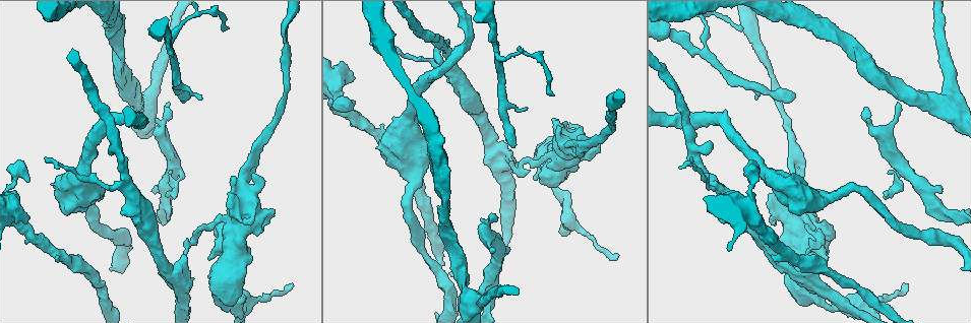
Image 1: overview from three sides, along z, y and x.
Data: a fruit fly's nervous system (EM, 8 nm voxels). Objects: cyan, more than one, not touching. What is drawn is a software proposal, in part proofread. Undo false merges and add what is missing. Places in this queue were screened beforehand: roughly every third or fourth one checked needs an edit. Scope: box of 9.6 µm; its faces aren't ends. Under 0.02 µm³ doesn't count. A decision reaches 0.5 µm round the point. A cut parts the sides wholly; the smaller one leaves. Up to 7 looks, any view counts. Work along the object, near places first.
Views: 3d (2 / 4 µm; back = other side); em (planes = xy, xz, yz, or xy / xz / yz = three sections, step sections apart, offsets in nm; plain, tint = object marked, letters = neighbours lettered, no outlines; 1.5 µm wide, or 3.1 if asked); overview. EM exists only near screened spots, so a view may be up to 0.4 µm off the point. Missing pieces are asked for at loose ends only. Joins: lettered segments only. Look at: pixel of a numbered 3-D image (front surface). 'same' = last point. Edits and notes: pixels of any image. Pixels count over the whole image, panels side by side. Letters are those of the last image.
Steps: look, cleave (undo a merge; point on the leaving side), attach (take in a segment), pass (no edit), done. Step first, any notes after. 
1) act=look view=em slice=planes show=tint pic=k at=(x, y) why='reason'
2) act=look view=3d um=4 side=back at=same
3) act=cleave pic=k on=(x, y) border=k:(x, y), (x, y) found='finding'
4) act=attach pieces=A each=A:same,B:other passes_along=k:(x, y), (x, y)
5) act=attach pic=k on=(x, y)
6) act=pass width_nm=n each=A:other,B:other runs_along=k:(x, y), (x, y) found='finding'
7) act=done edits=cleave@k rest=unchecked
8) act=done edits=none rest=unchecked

act=look view=3d um=2 pic=1 at=(187, 97) why='free end'

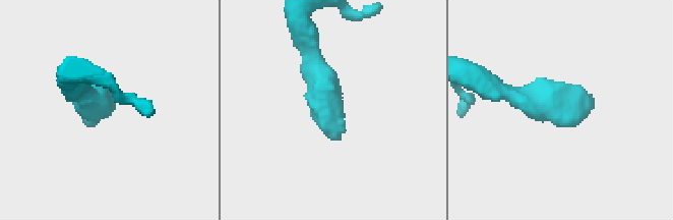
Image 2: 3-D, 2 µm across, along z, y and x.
act=look view=em slice=planes show=letters pic=2 at=(107, 110) why='need the tissue'

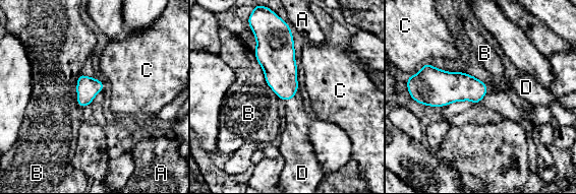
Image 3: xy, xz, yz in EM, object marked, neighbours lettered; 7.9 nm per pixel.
act=attach pieces=D each=A:other,B:other,C:other,D:same found='it goes on there'

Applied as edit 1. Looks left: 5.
act=look view=em slice=planes show=letters pic=1 at=(192, 237) why='sharp bend'

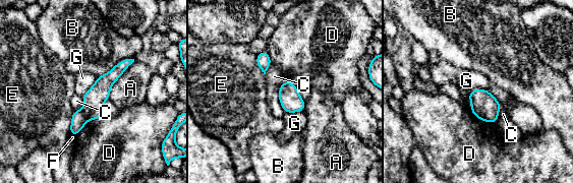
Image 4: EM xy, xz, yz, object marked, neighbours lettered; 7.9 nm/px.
act=cleave pic=4 on=(78, 120) longest_contact=A:360nm each=A:other,B:other,C:other,D:other,E:other,F:other,G:other border=4:(80, 110), (88, 120) found='two neurons meet here'

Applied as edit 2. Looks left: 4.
act=look view=3d um=4 pic=1 at=(584, 231) why='sudden change in width'

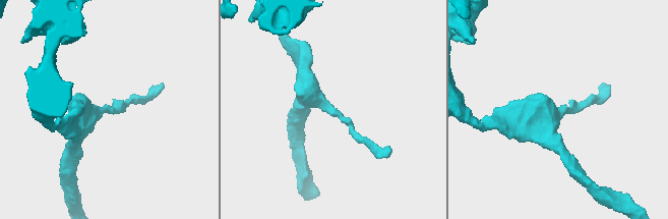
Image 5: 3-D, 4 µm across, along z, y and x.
act=look view=em slice=xy step=4 show=tint pic=5 at=(560, 109)

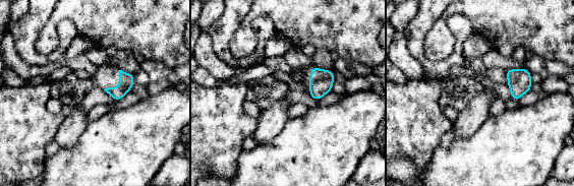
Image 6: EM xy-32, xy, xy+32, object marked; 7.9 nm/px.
act=look view=em slice=planes show=letters at=same why='cut it another way'

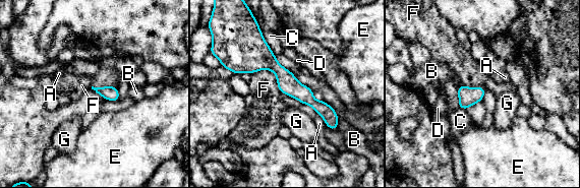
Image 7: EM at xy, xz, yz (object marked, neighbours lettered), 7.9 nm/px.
act=pass width_nm=80 each=A:other,B:other,C:other,D:other,E:other,F:other,G:other runs_along=7:(228, 65), (271, 63), (335, 117) found='continuous, no second neuron'

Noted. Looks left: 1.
act=done edits=attach@3,cleave@4 rest=unchecked

